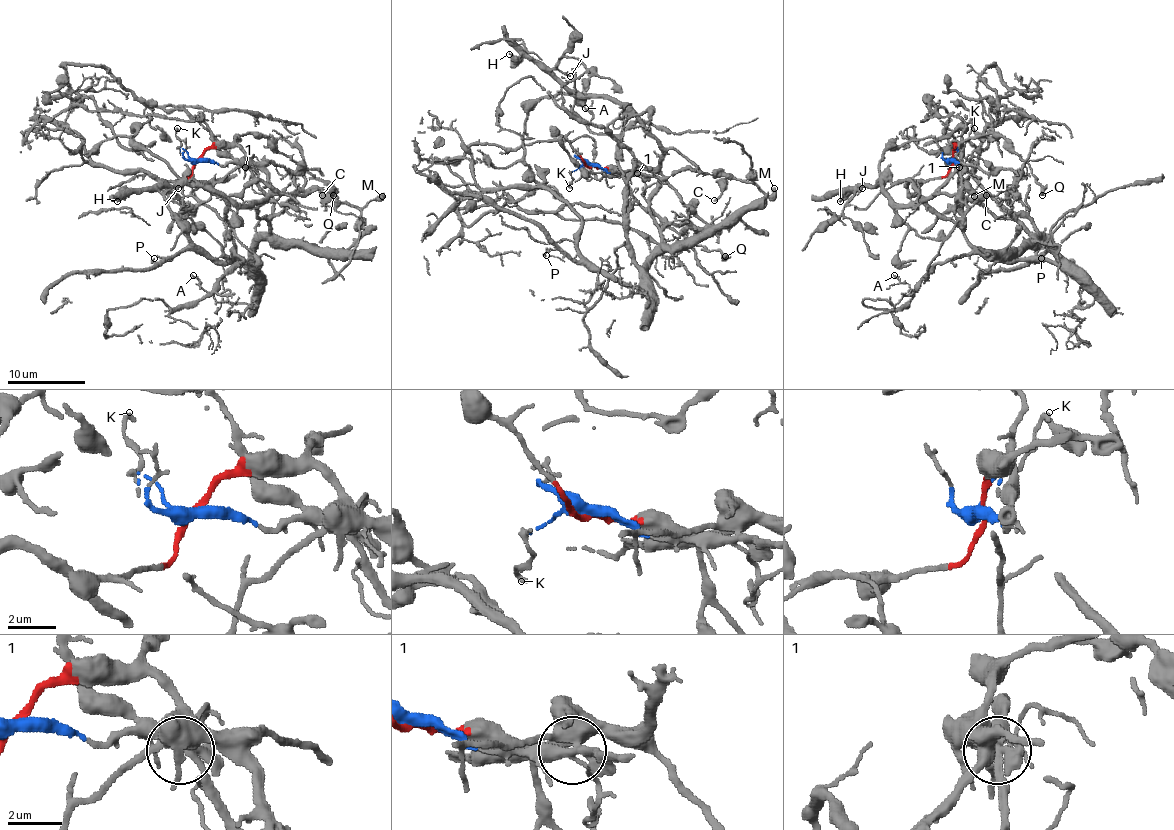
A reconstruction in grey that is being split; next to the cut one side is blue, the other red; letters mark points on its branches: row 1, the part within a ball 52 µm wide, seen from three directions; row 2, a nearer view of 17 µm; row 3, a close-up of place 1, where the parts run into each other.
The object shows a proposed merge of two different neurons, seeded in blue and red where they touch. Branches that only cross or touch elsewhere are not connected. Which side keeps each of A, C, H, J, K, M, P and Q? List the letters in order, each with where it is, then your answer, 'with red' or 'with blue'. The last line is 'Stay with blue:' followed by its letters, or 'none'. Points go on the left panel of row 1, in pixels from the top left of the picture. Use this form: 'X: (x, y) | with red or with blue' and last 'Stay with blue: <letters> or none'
A: (193, 275) | with blue
C: (322, 195) | with red
H: (117, 201) | with red
J: (178, 188) | with red
K: (177, 128) | with blue
M: (382, 196) | with red
P: (154, 258) | with blue
Q: (333, 195) | with red
Stay with blue: A, K, P

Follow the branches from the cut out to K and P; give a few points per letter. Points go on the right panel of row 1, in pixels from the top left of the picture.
K: (952, 160), (952, 155), (965, 143), (973, 127)
P: (952, 160), (959, 162), (963, 193), (994, 215), (1022, 222), (1072, 263), (1051, 250), (1035, 259), (1041, 257)

